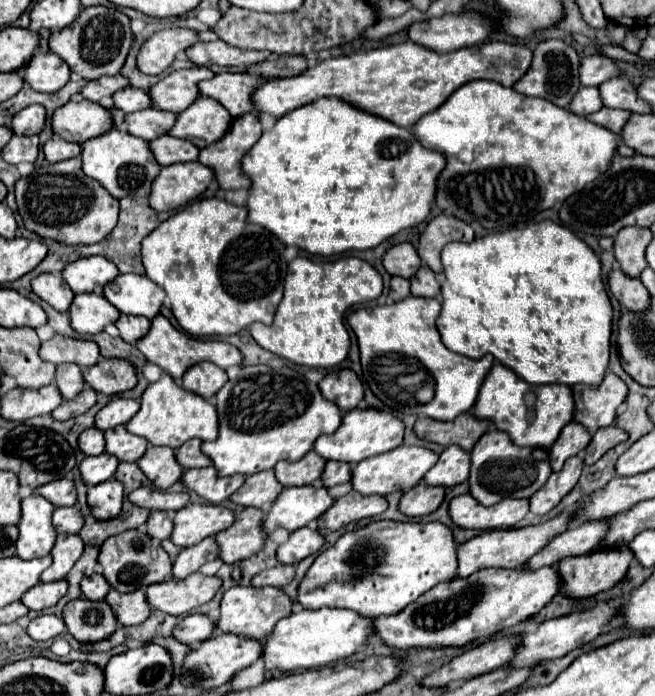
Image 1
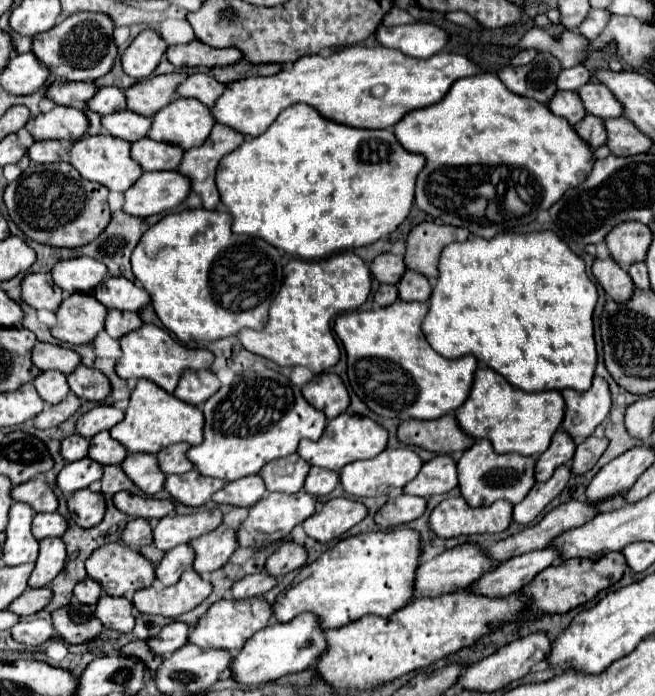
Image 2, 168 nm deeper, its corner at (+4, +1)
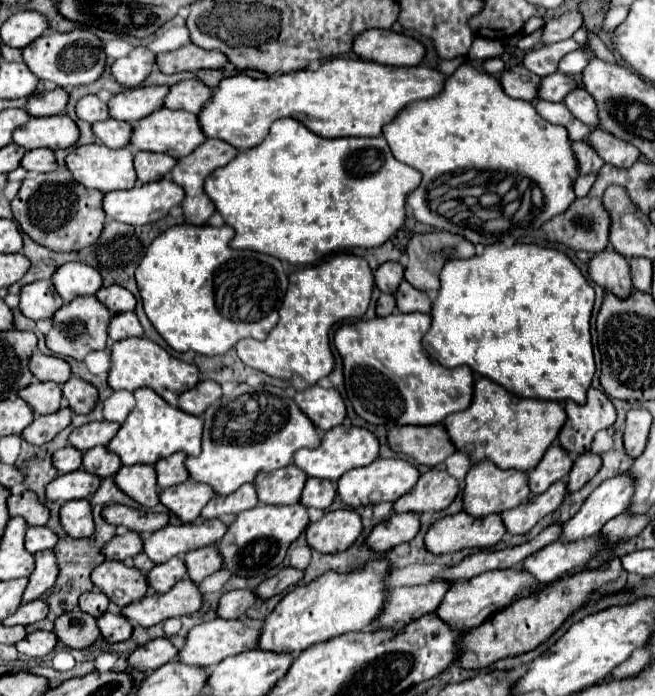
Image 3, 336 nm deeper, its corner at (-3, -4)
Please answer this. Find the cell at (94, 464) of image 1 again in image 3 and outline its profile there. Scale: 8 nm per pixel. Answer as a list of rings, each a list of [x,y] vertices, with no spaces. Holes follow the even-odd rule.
[[[75,470],[69,474],[61,474],[53,482],[49,482],[45,488],[45,498],[49,502],[59,502],[59,500],[67,502],[67,500],[89,498],[91,494],[95,494],[99,484],[101,484],[101,478],[91,476],[85,470]]]

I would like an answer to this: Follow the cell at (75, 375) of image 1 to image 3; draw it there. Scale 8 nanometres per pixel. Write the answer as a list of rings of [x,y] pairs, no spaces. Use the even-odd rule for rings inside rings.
[[[31,382],[21,392],[17,392],[21,400],[25,400],[35,414],[53,414],[61,408],[61,386],[53,382]]]

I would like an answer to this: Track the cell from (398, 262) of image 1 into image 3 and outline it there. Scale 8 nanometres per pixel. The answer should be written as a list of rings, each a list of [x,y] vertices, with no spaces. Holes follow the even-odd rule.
[[[385,262],[373,272],[375,286],[385,294],[395,294],[403,280],[403,272],[405,272],[405,268],[399,262]]]

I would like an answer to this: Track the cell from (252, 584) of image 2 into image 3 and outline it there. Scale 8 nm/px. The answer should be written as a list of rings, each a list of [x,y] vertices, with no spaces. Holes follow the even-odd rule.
[[[231,590],[231,592],[225,592],[221,598],[219,598],[219,606],[217,606],[217,616],[219,618],[225,618],[225,620],[235,620],[235,618],[241,618],[247,608],[251,604],[255,604],[257,596],[249,590]]]

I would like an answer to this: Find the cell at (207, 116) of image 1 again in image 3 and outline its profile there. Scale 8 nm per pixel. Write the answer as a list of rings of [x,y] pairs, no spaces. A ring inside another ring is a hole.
[[[161,108],[145,118],[141,118],[137,124],[133,124],[133,132],[129,138],[129,146],[133,150],[147,150],[147,152],[163,152],[173,156],[175,160],[187,156],[189,152],[193,152],[193,148],[197,148],[199,144],[205,142],[205,136],[201,132],[199,120],[195,114],[185,112],[185,110],[167,110]]]

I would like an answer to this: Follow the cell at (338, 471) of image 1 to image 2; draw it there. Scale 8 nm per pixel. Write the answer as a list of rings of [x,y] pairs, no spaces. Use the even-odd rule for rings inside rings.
[[[312,467],[308,477],[306,477],[306,483],[304,483],[304,489],[314,495],[314,497],[320,497],[320,495],[328,495],[336,489],[336,485],[340,483],[340,477],[336,471],[322,471],[322,467]]]

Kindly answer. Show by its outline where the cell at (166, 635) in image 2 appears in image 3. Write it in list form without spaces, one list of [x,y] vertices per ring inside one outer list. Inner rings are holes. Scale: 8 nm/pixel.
[[[157,638],[151,640],[149,644],[137,646],[127,654],[127,664],[129,670],[139,670],[143,674],[149,674],[157,670],[159,666],[167,664],[177,656],[177,648],[167,640],[167,638]]]

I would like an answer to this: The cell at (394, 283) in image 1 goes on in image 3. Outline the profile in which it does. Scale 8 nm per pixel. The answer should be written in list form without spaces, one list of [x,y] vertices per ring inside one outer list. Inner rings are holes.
[[[381,294],[377,300],[377,316],[389,316],[395,312],[395,298],[391,294]]]

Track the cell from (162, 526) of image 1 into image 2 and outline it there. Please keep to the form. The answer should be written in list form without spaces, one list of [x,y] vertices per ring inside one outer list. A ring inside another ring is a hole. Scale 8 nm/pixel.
[[[130,519],[130,523],[122,533],[122,541],[134,549],[140,549],[152,543],[150,531],[152,531],[152,525],[148,519]]]

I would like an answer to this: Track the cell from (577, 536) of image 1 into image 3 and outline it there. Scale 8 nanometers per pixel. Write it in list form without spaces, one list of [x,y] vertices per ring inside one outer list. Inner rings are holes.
[[[509,568],[509,570],[493,570],[493,572],[485,572],[485,574],[479,574],[471,580],[465,580],[465,582],[453,582],[445,594],[445,598],[441,600],[439,608],[435,610],[435,614],[447,622],[453,630],[459,630],[459,632],[465,632],[465,630],[471,630],[479,624],[483,624],[483,620],[487,620],[489,616],[493,616],[497,610],[509,606],[513,602],[513,598],[517,594],[521,594],[527,586],[535,584],[535,578],[523,570],[515,570],[515,568]]]

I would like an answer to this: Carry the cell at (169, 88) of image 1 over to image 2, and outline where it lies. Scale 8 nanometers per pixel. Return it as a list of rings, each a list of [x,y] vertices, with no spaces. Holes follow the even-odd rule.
[[[168,73],[138,81],[126,89],[128,109],[146,117],[154,117],[162,107],[170,105],[176,99],[178,83],[182,83],[186,77],[188,73]]]

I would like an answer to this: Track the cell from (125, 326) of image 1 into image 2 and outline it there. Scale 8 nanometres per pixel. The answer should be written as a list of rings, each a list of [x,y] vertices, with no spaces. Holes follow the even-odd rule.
[[[108,311],[108,317],[106,317],[106,333],[112,339],[120,339],[120,335],[126,335],[142,325],[144,323],[140,315],[132,311]]]

